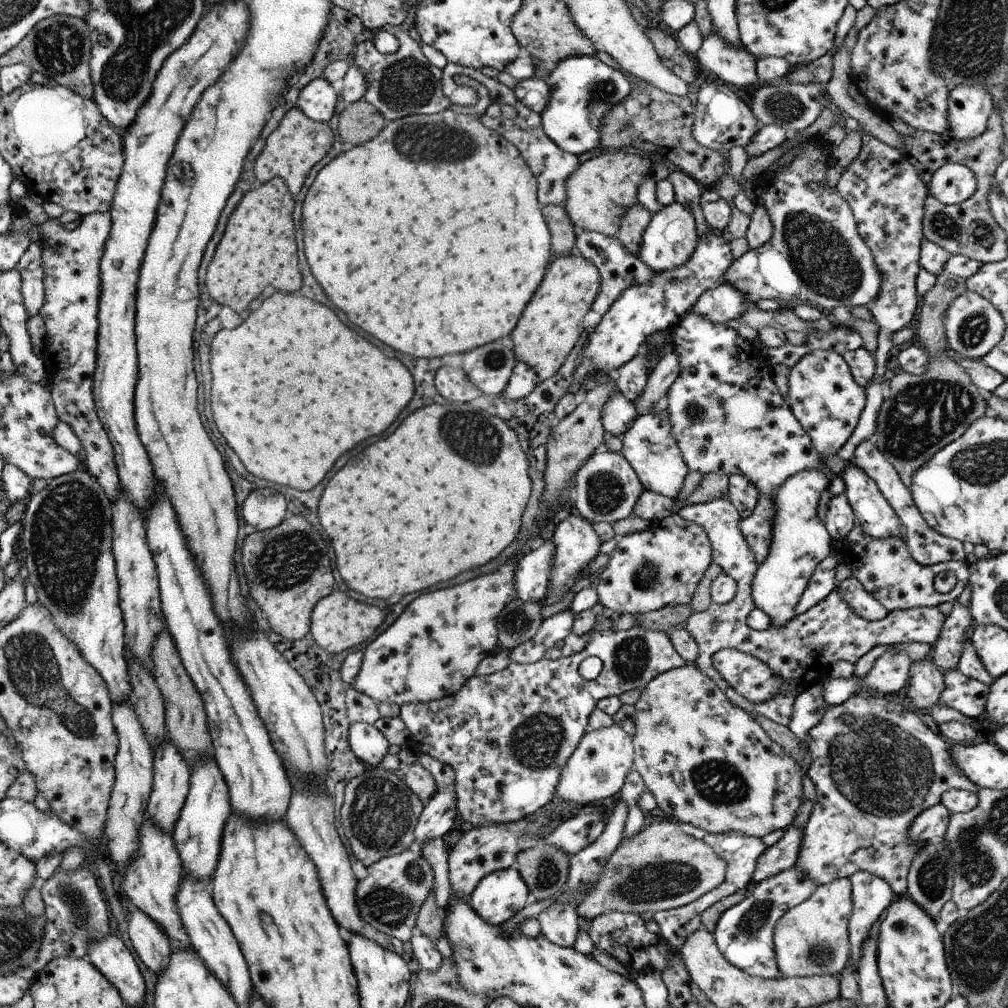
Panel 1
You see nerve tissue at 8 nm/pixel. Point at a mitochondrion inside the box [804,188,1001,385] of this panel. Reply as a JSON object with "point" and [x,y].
{"point":[943,224]}

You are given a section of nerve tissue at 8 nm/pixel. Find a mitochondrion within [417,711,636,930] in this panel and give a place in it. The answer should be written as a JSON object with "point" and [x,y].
{"point":[545,873]}

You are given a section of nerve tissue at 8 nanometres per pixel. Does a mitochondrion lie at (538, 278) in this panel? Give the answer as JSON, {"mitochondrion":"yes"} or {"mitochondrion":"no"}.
{"mitochondrion":"no"}

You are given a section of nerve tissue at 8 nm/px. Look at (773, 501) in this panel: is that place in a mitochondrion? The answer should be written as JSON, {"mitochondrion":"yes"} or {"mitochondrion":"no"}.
{"mitochondrion":"no"}

